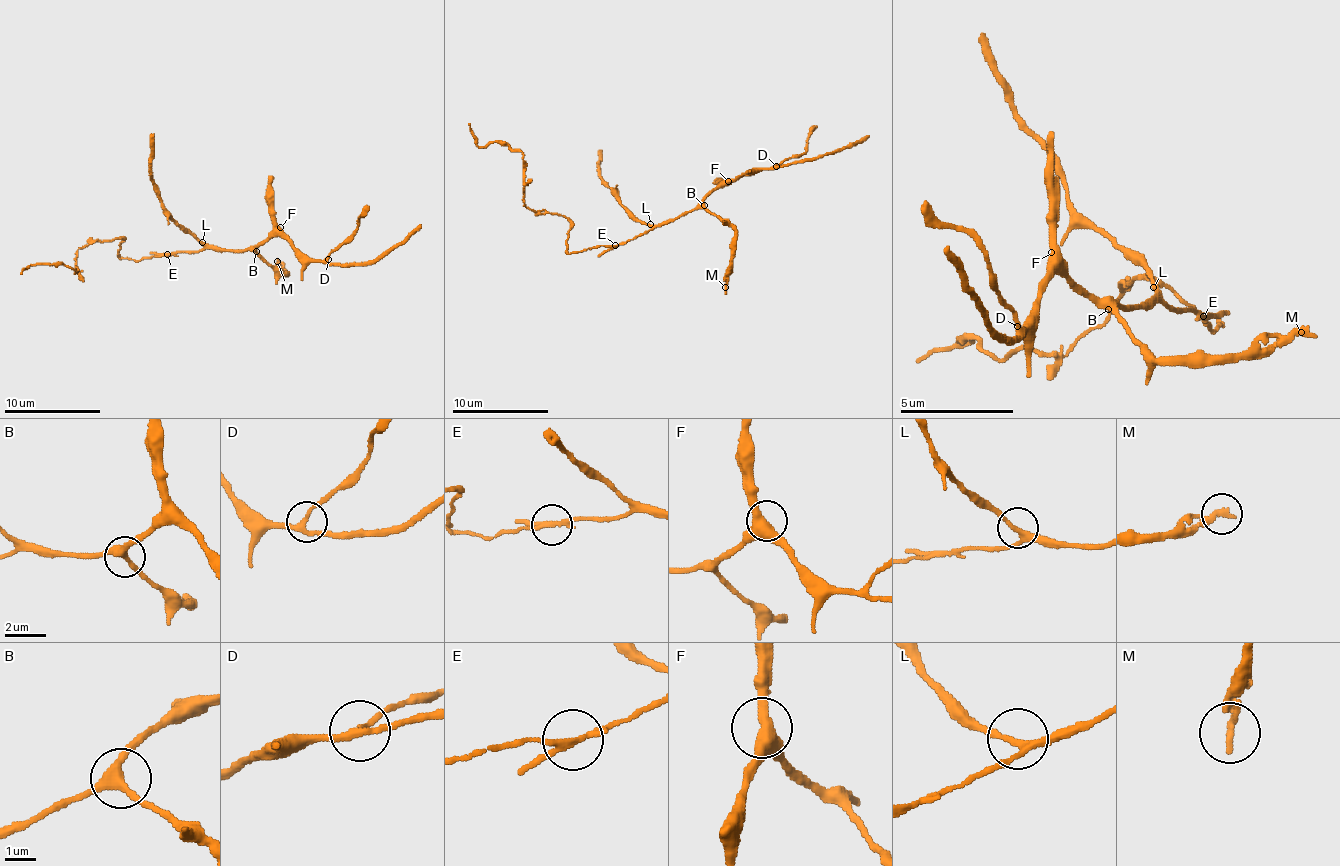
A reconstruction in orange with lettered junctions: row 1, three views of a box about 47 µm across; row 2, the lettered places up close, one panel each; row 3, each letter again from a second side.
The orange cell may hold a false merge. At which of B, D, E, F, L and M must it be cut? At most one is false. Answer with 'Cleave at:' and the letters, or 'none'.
Cleave at: E

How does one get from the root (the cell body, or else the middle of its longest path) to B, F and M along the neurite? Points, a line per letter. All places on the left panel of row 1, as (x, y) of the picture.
B: (178, 251), (256, 251)
F: (178, 251), (256, 249), (280, 227)
M: (178, 251), (248, 249), (258, 251), (272, 266), (287, 271), (277, 261)

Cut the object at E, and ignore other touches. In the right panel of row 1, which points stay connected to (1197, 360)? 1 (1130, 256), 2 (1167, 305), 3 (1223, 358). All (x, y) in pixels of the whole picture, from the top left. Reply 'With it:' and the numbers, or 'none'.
With it: 1, 2, 3

